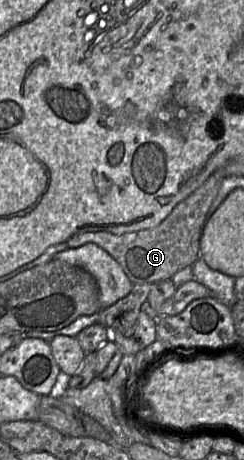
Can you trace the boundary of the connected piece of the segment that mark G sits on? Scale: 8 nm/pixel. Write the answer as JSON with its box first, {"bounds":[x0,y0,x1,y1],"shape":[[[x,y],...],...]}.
{"bounds":[68,171,223,285],"shape":[[[221,171],[214,172],[200,187],[176,205],[172,212],[156,227],[137,232],[115,235],[106,231],[84,232],[69,238],[68,248],[77,248],[86,243],[94,243],[108,252],[122,267],[133,285],[168,280],[181,269],[192,266],[200,256],[200,238],[207,220],[207,213],[218,194],[223,178]]]}

